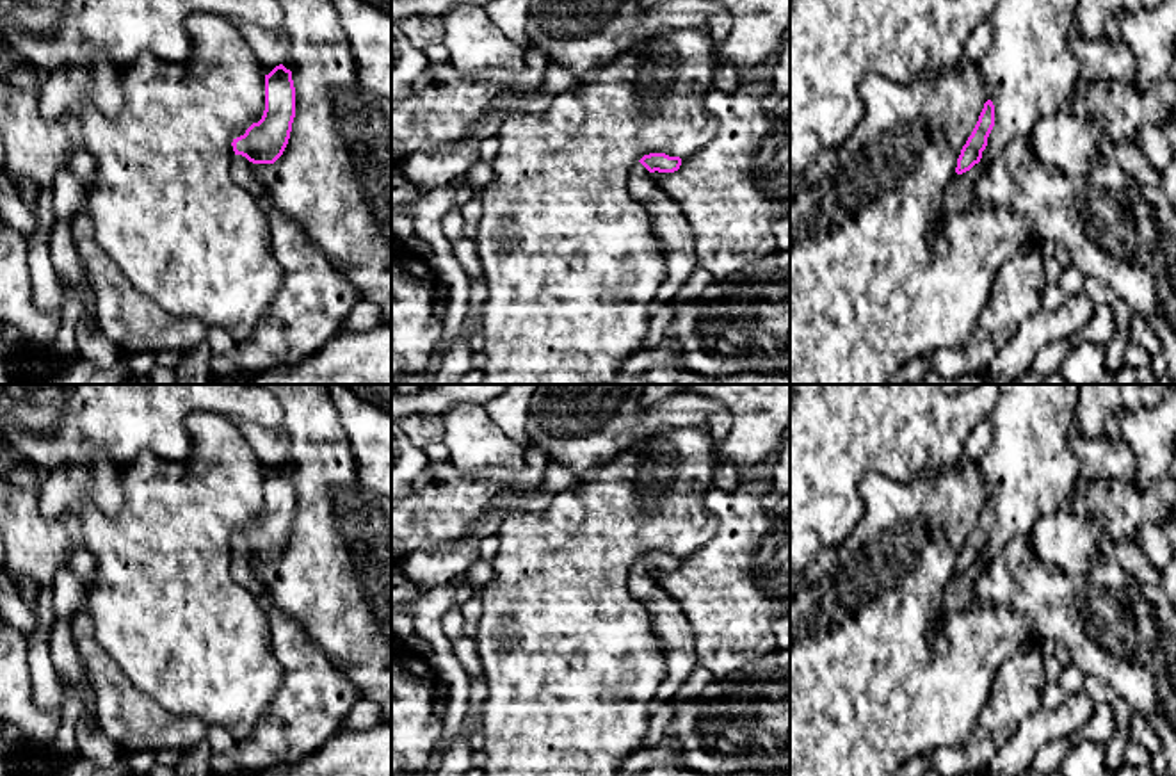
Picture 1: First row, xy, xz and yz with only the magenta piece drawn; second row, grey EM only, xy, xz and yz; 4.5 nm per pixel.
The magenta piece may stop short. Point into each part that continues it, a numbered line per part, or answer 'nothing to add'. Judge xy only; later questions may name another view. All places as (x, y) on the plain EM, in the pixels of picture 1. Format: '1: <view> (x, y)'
1: xy (242, 573)

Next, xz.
1: xz (671, 627)

